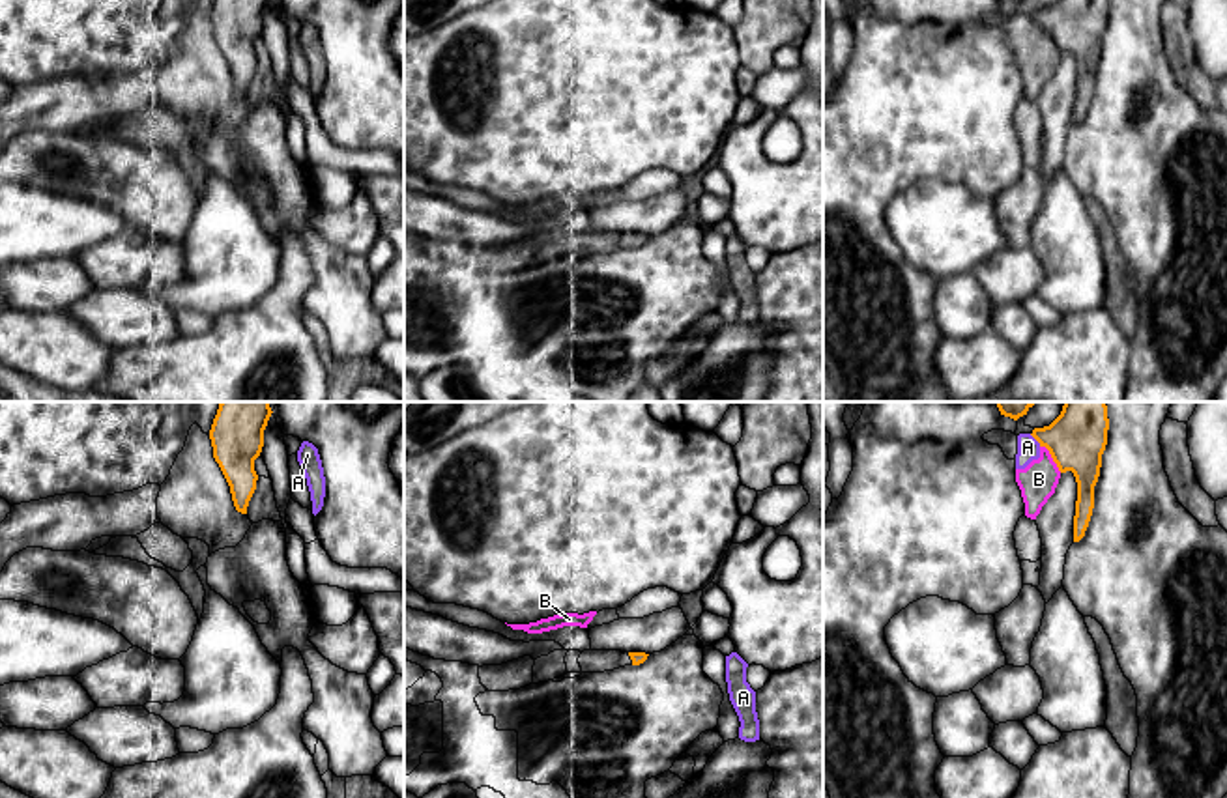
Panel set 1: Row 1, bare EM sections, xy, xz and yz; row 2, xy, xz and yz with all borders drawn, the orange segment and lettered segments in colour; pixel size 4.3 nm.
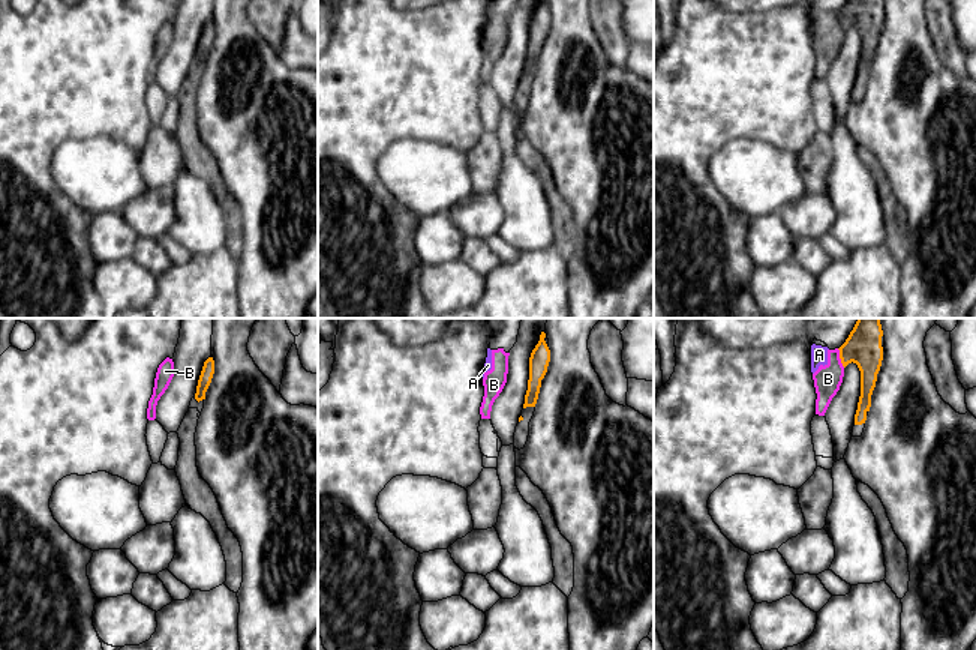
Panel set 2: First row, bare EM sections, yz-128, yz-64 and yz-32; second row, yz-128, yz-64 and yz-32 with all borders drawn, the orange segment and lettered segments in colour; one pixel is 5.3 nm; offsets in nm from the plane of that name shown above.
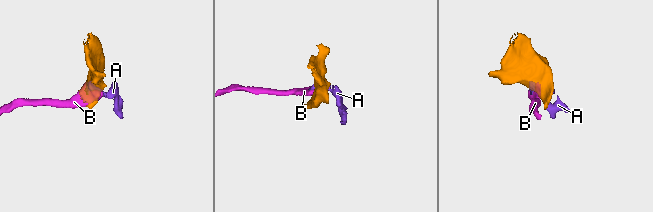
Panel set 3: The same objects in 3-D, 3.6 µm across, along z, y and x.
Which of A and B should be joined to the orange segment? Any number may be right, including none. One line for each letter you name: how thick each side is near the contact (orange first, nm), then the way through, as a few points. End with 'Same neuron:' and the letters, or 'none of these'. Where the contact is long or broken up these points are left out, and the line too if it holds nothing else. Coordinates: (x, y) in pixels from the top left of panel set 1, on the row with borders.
Same neuron: none of these

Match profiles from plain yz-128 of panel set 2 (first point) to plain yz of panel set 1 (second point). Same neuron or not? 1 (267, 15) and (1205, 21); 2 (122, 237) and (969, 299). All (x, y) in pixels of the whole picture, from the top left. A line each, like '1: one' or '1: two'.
1: two
2: one

